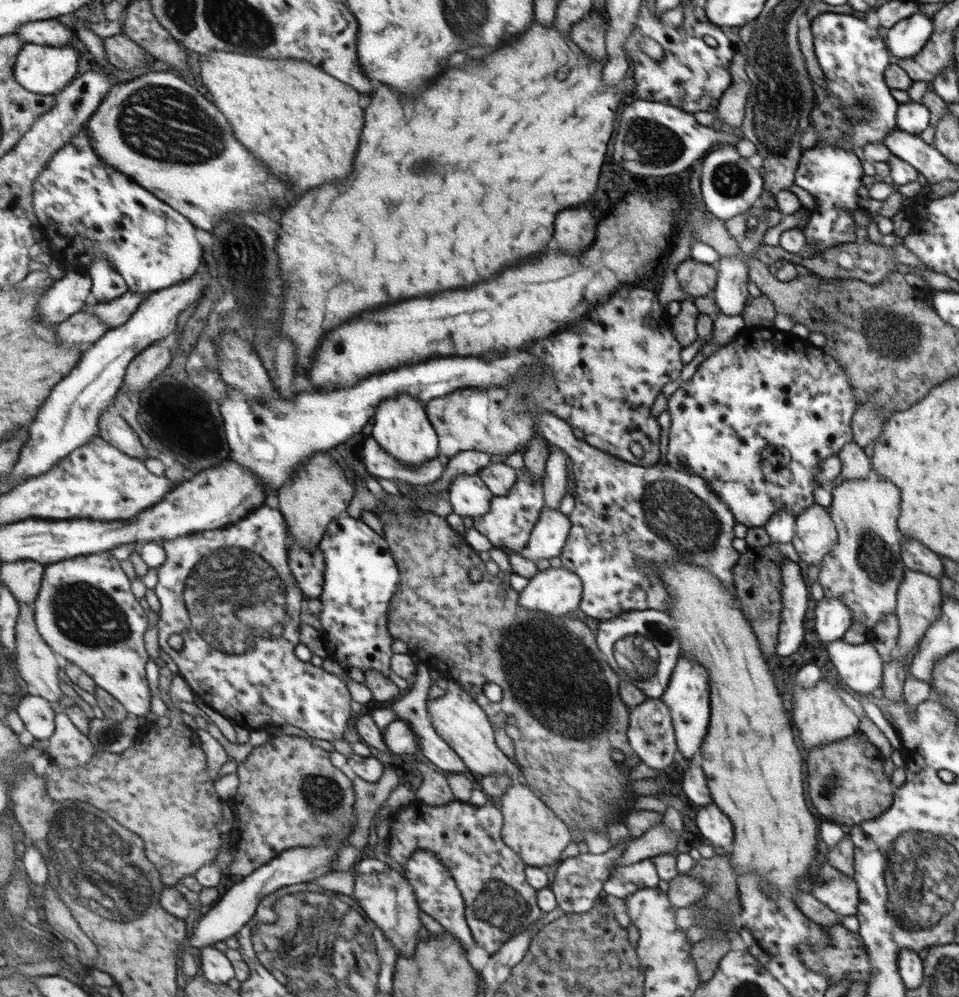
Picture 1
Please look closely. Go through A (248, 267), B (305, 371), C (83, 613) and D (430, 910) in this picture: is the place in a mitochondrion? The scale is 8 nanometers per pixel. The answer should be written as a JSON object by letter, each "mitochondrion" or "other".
{"A":"mitochondrion","B":"other","C":"mitochondrion","D":"other"}

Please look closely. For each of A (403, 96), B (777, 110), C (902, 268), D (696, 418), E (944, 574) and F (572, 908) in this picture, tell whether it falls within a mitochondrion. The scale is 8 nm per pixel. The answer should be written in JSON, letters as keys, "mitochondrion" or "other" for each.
{"A":"other","B":"mitochondrion","C":"other","D":"other","E":"other","F":"other"}

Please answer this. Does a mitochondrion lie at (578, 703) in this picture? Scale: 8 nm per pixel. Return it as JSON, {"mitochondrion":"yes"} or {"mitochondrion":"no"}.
{"mitochondrion":"yes"}

